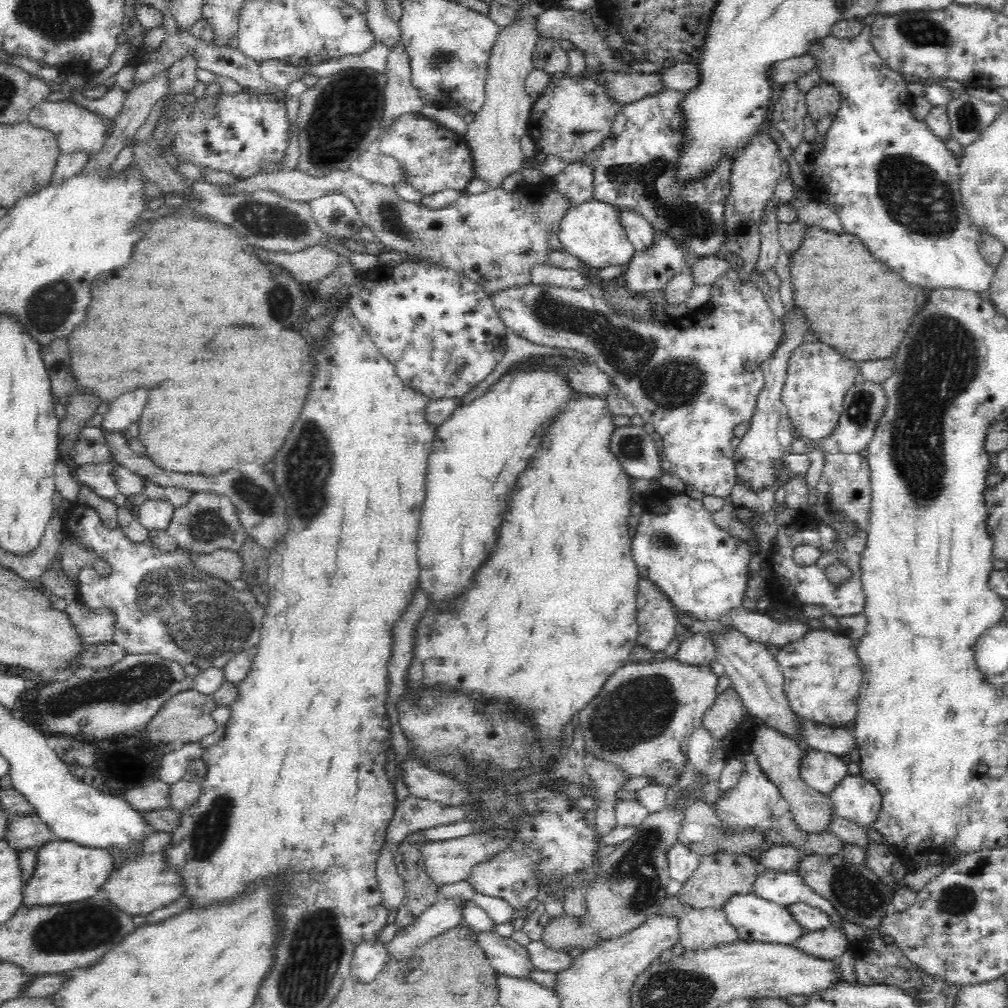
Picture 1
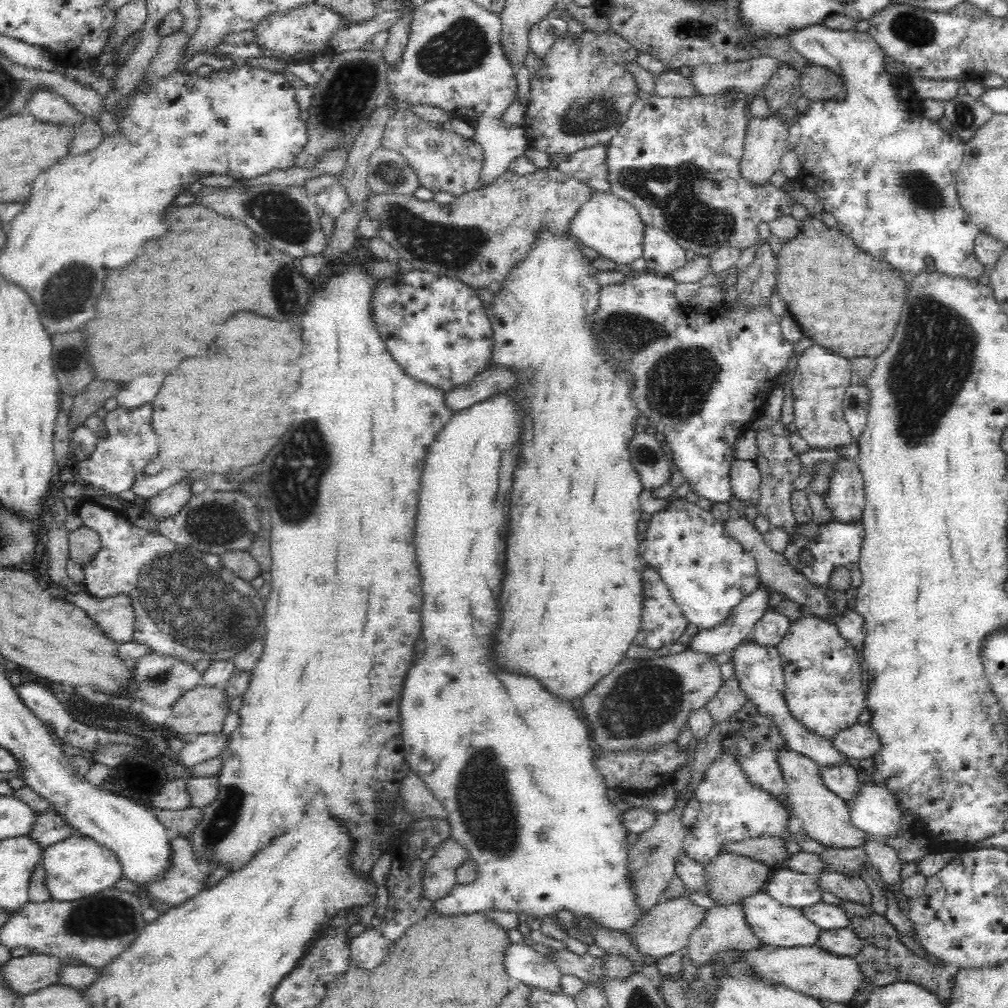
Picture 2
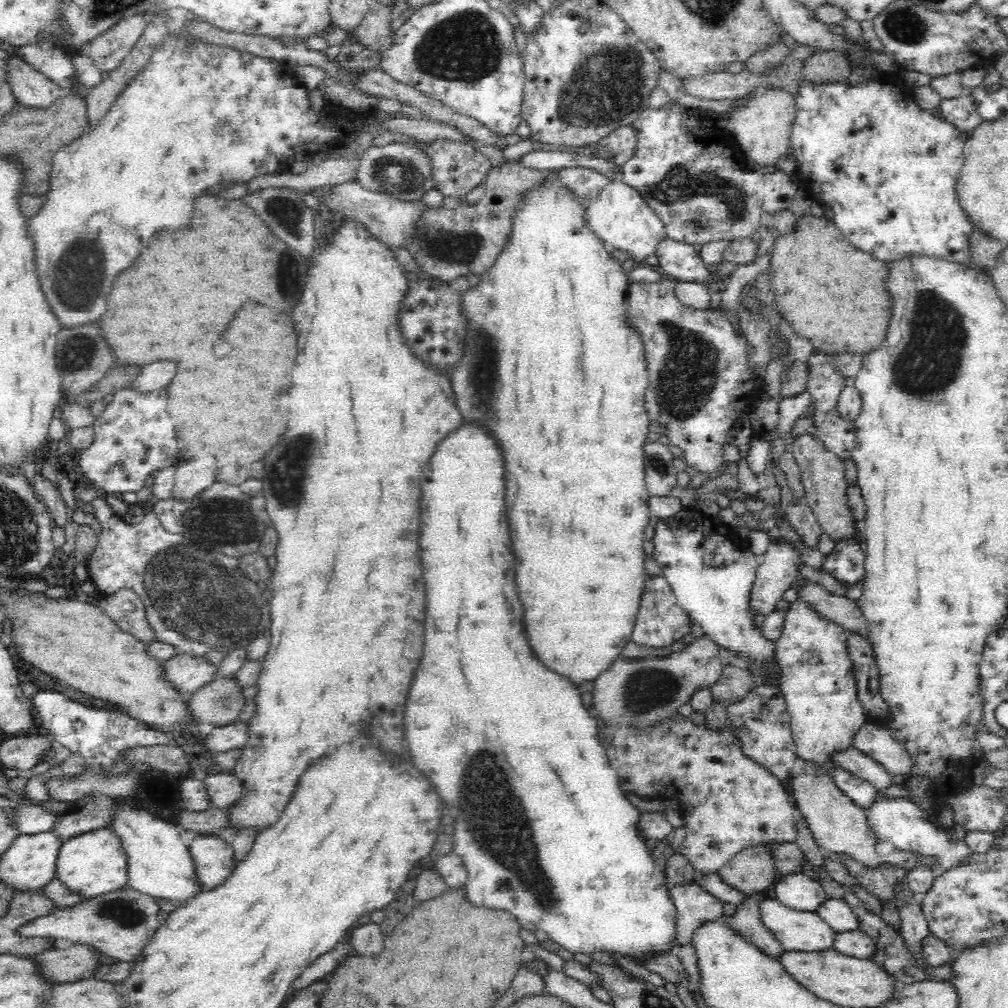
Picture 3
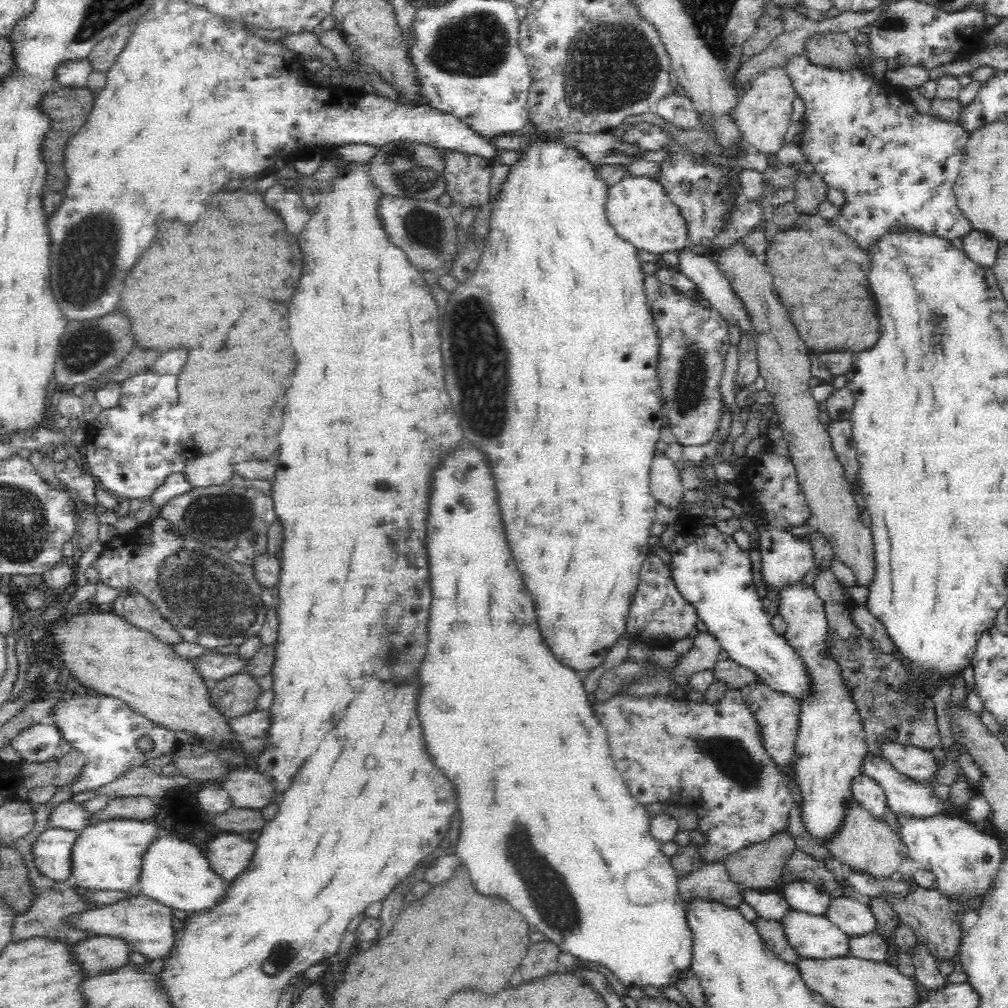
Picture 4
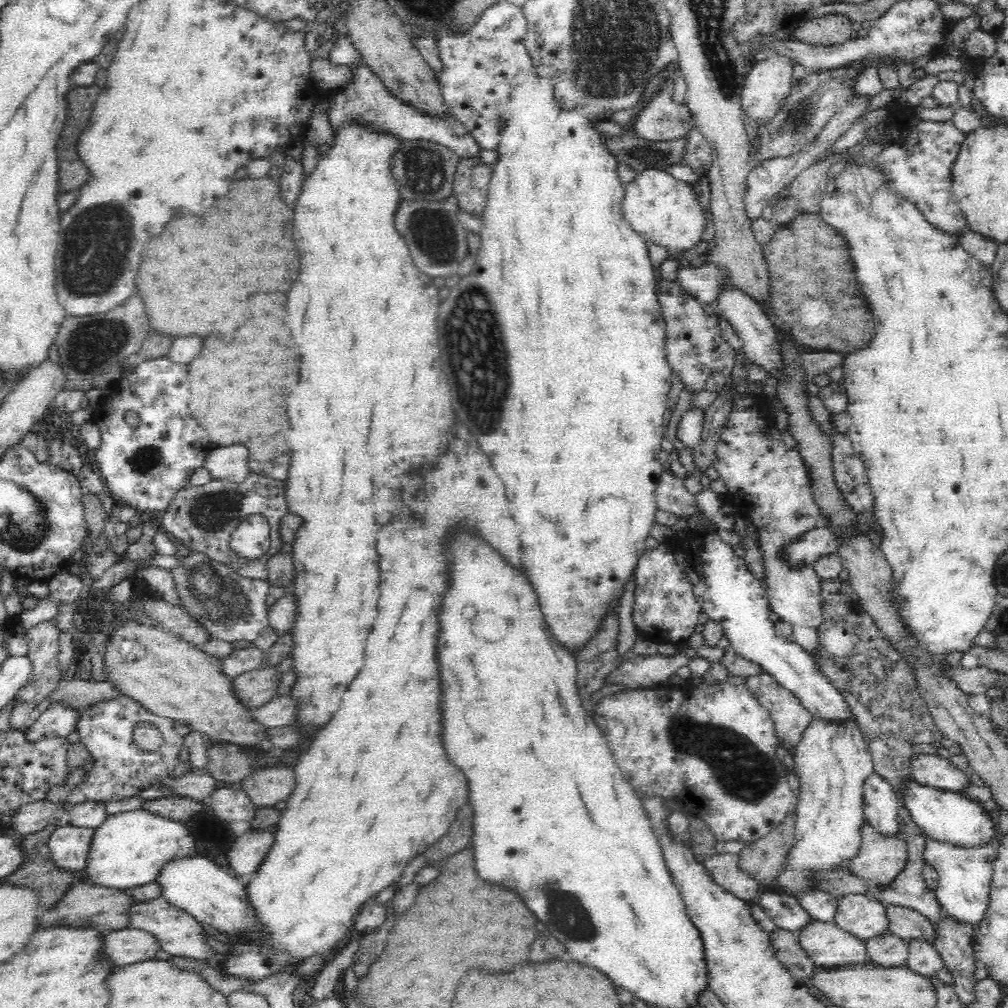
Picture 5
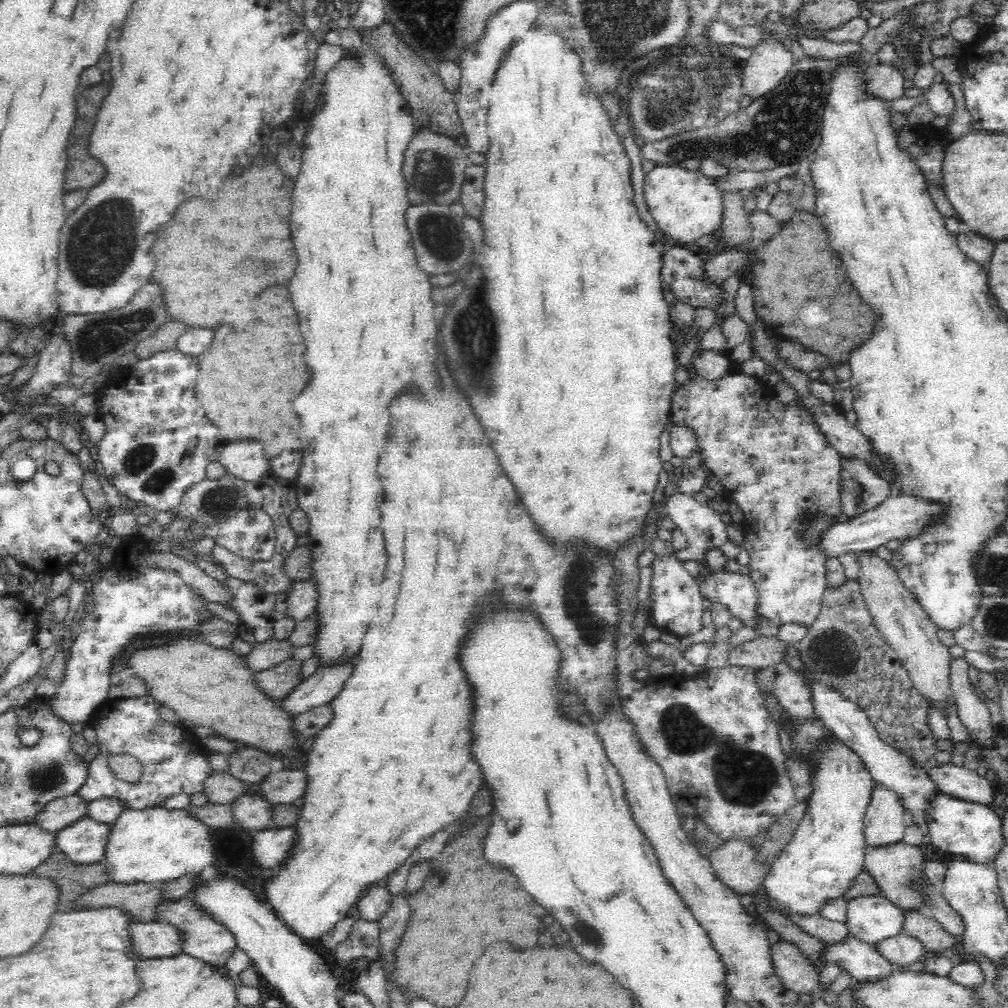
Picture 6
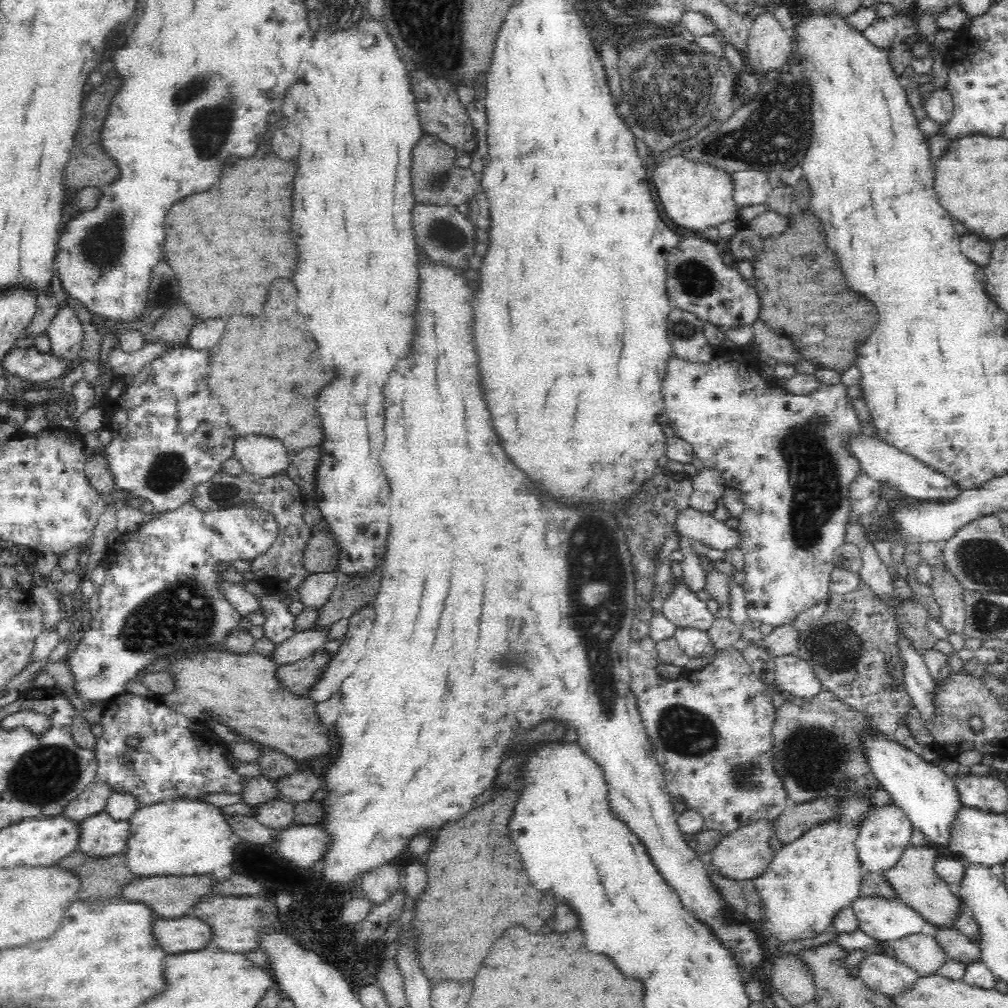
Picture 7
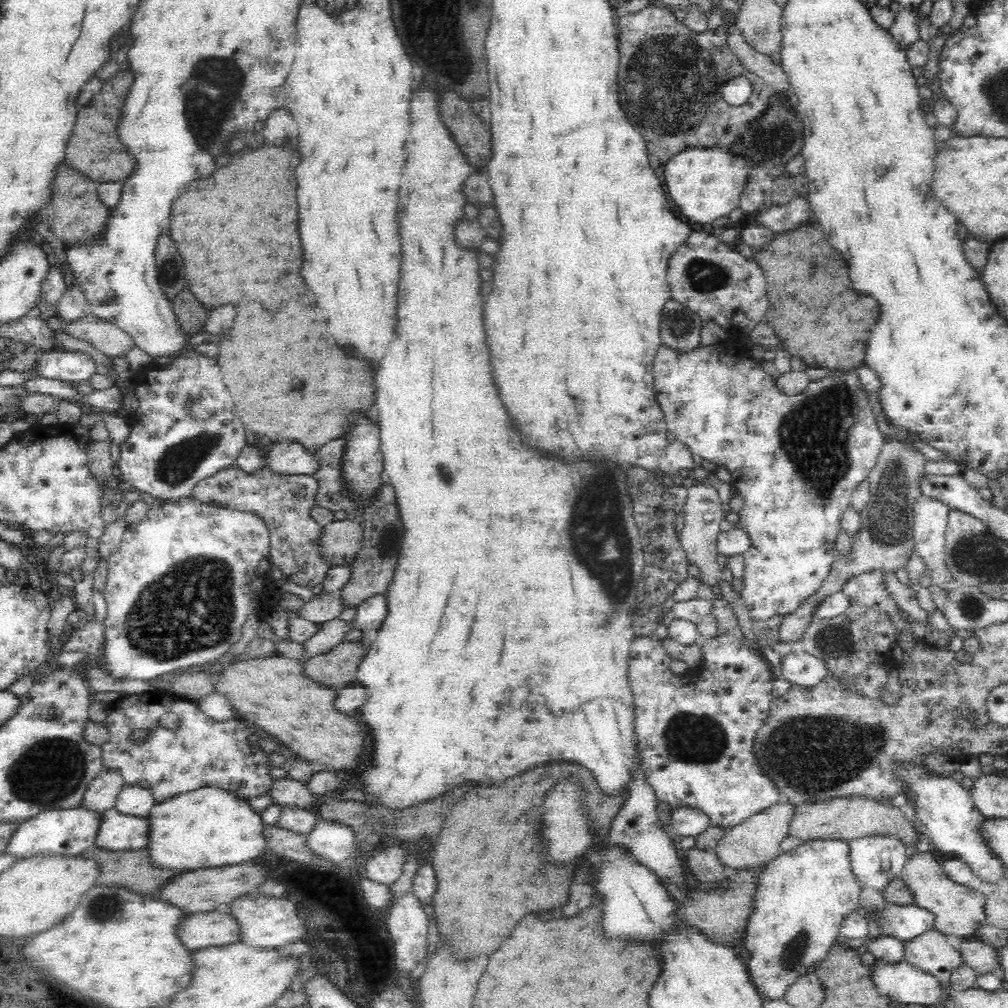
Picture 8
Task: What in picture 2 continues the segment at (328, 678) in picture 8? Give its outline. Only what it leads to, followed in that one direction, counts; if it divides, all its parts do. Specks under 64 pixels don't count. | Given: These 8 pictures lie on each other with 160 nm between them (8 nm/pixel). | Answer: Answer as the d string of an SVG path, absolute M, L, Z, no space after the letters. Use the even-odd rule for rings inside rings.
M200 684L176 700L172 714L163 724L178 734L219 733L230 712L223 687Z

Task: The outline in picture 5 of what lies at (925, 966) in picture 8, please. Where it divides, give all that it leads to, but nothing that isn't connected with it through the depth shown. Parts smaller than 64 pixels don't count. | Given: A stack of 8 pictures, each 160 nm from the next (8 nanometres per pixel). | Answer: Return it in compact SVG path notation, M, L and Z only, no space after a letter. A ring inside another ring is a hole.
M889 930L865 941L868 957L874 964L882 967L906 966L908 941L892 934Z

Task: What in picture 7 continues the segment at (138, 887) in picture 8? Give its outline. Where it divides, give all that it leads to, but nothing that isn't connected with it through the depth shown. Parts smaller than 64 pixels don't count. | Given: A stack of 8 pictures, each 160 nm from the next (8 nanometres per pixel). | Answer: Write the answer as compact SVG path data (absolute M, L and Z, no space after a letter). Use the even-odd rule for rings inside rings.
M76 849L58 862L58 865L70 869L81 877L78 899L109 899L122 898L126 886L142 877L130 871L126 860L128 860L126 851L99 857Z

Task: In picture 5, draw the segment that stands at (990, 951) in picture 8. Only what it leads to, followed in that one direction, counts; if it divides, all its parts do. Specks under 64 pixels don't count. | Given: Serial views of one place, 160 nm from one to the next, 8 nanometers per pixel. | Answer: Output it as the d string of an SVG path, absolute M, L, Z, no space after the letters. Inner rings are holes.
M888 905L886 915L888 915L888 930L904 940L922 940L932 943L938 938L936 925L914 909Z

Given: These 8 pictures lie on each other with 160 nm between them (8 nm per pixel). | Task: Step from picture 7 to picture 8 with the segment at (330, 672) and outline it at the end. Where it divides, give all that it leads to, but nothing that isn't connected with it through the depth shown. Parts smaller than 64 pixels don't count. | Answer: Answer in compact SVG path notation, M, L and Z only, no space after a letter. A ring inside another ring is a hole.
M386 593L375 594L356 606L354 628L362 632L362 641L369 648L373 635L379 630L388 614Z

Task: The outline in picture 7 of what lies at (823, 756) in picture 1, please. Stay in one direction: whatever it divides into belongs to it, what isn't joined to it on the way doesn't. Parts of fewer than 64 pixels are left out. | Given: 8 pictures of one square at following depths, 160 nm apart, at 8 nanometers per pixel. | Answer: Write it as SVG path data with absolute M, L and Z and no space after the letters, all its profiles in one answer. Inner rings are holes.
M893 803L871 807L864 820L865 823L860 826L854 841L858 862L864 874L882 875L890 868L894 868L894 864L898 864L898 860L909 845L913 827L905 812Z

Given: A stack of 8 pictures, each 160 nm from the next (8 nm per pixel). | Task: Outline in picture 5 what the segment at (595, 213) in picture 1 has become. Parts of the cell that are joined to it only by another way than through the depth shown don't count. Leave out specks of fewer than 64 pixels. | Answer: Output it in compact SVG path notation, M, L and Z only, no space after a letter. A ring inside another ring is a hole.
M650 169L637 173L634 180L625 185L622 209L634 230L674 254L684 250L693 251L696 244L702 241L708 224L700 193L686 181L676 180L666 170Z

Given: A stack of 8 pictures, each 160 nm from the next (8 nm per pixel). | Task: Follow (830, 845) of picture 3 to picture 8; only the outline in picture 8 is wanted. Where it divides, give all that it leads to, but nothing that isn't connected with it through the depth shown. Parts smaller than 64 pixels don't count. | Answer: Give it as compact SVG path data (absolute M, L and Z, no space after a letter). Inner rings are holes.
M932 849L926 852L917 851L913 856L908 857L899 878L906 881L918 906L934 913L935 928L938 931L955 941L977 940L976 932L978 928L982 928L982 924L986 924L988 918L986 896L980 891L975 891L974 888L956 884L950 879L932 854Z

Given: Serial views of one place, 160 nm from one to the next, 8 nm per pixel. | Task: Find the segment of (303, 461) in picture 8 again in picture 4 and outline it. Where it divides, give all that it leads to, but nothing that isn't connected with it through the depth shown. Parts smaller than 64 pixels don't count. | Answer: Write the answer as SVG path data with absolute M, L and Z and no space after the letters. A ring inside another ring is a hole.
M224 446L214 450L212 454L199 454L185 465L182 473L188 475L194 487L224 484L236 475L232 468L232 458L234 448Z

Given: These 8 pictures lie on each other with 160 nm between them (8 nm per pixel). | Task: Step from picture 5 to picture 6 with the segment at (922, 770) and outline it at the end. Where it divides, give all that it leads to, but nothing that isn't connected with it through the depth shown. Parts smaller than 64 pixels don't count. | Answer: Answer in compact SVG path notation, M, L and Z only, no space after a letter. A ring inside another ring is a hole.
M949 763L930 769L929 775L937 783L941 793L966 803L994 808L994 798L999 790L991 779L978 776L976 770L966 770Z

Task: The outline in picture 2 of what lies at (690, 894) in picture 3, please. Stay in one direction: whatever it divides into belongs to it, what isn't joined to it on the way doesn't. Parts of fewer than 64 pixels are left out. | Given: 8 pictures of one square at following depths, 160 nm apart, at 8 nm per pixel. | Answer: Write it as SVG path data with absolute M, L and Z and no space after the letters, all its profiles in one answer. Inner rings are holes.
M688 896L671 897L670 900L663 898L655 904L646 914L646 918L630 932L630 940L640 947L642 953L648 955L648 964L641 966L652 966L662 956L670 956L680 951L690 942L690 934L694 928L702 924L706 918L706 908L692 902Z

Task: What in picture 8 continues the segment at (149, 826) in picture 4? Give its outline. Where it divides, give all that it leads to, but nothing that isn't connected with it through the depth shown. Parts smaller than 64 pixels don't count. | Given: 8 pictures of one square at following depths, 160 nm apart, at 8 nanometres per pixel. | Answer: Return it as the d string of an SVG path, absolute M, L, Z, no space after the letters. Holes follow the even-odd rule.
M198 788L156 804L149 815L150 842L147 850L158 867L195 871L242 863L262 856L268 848L262 816L246 797L222 788Z

